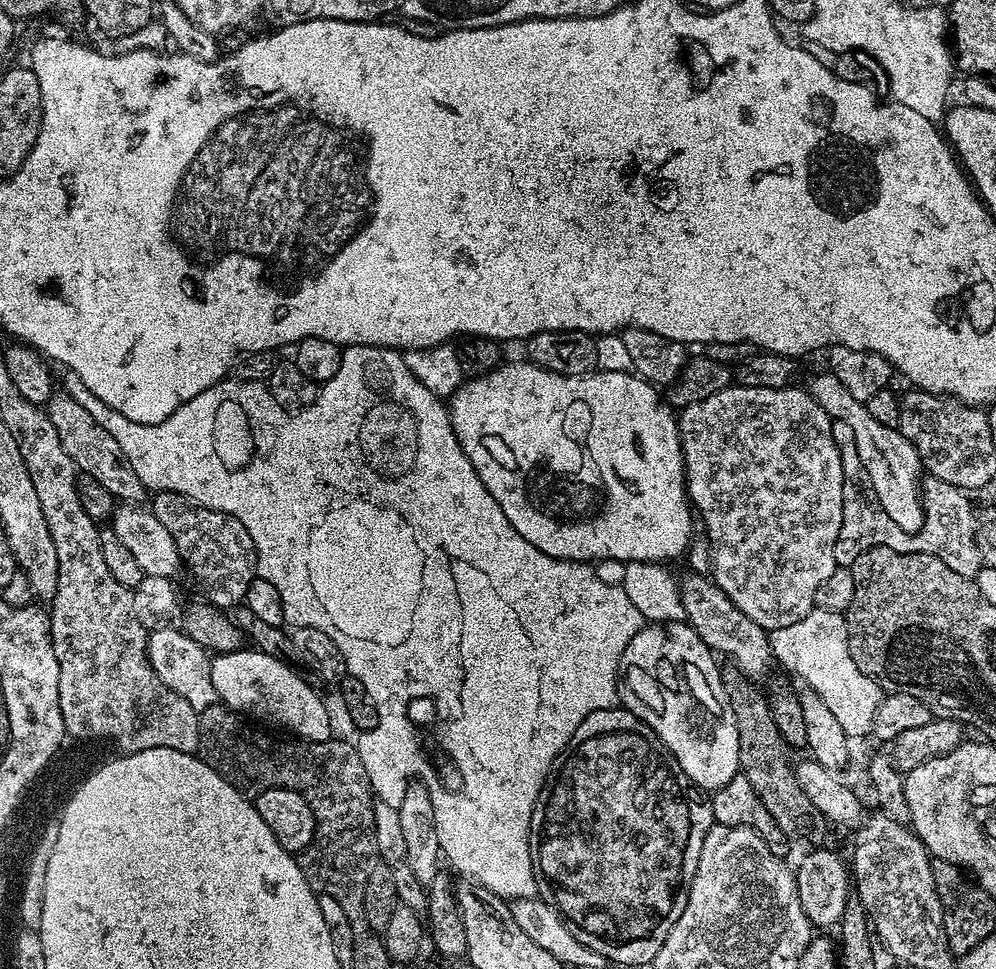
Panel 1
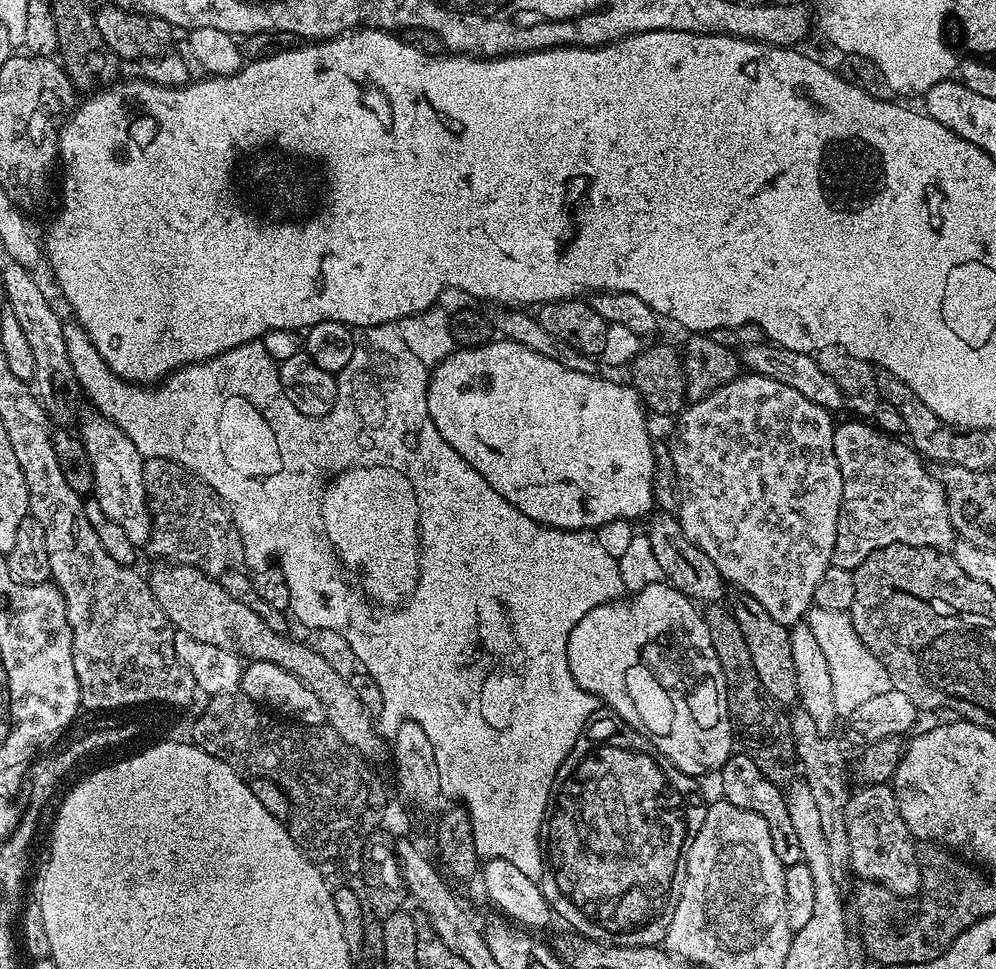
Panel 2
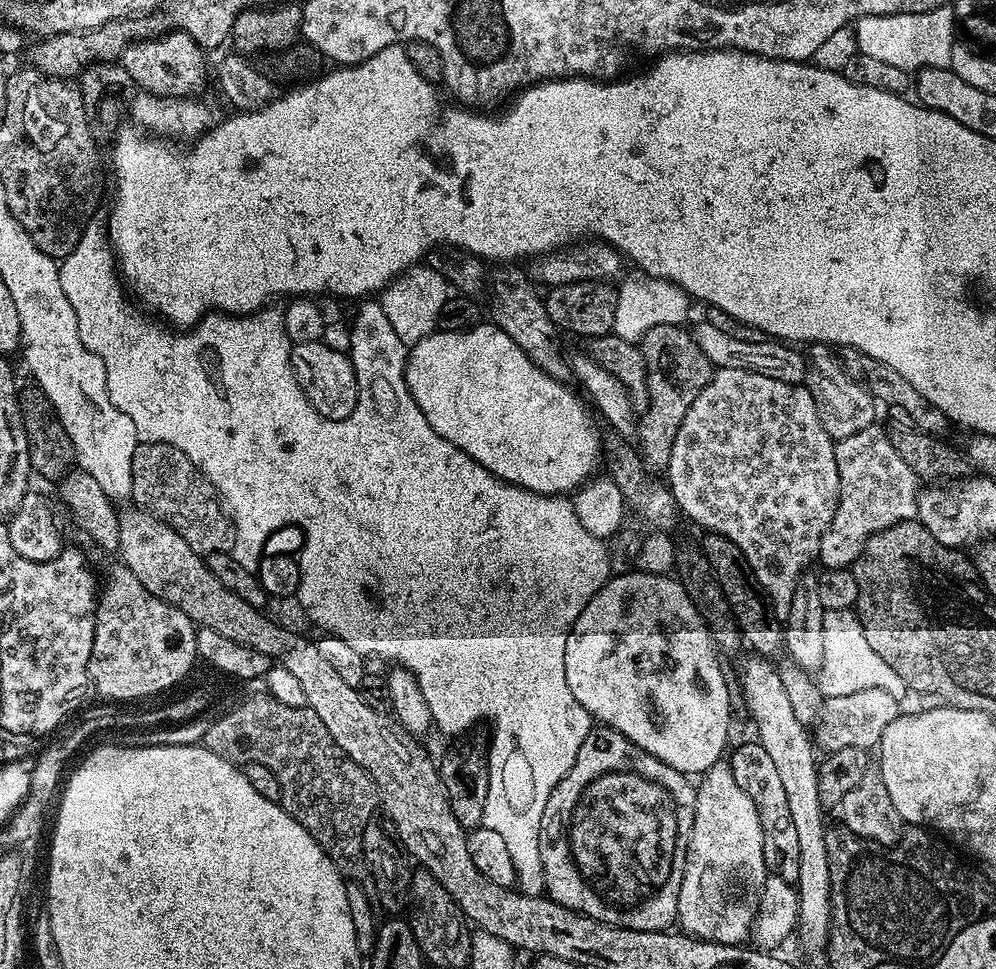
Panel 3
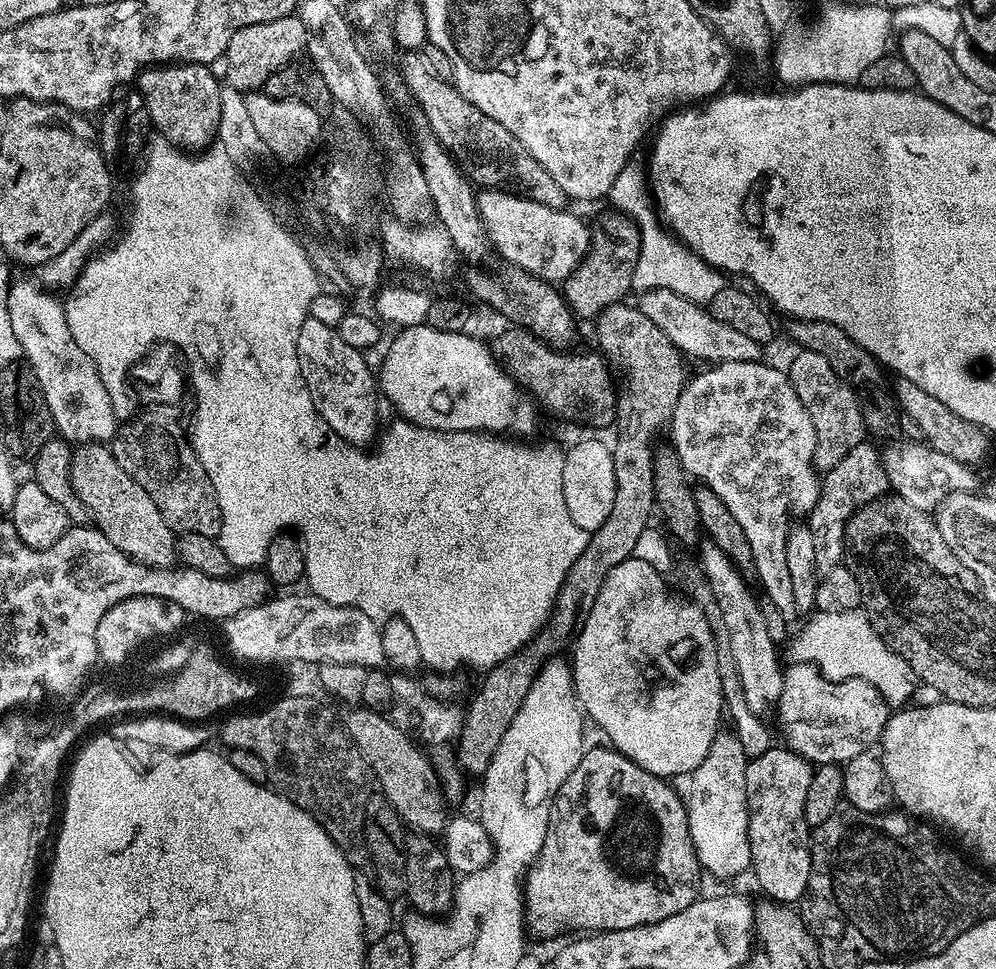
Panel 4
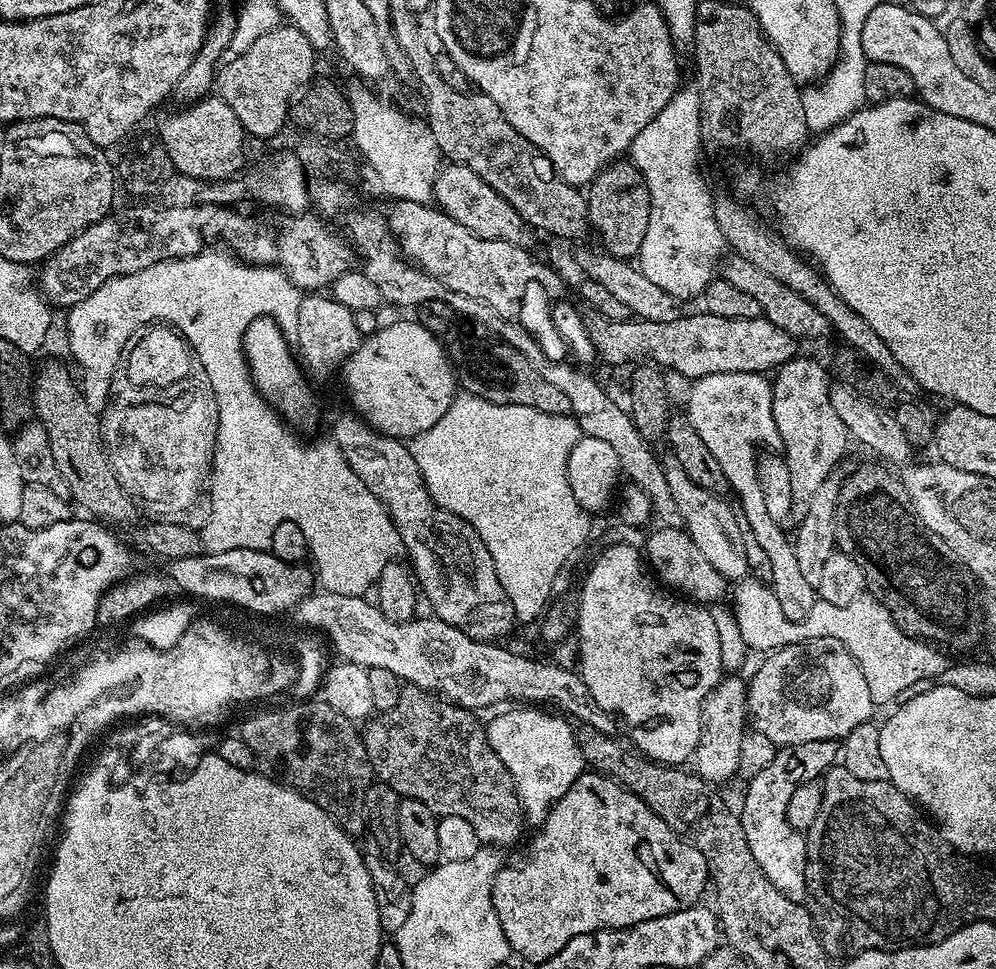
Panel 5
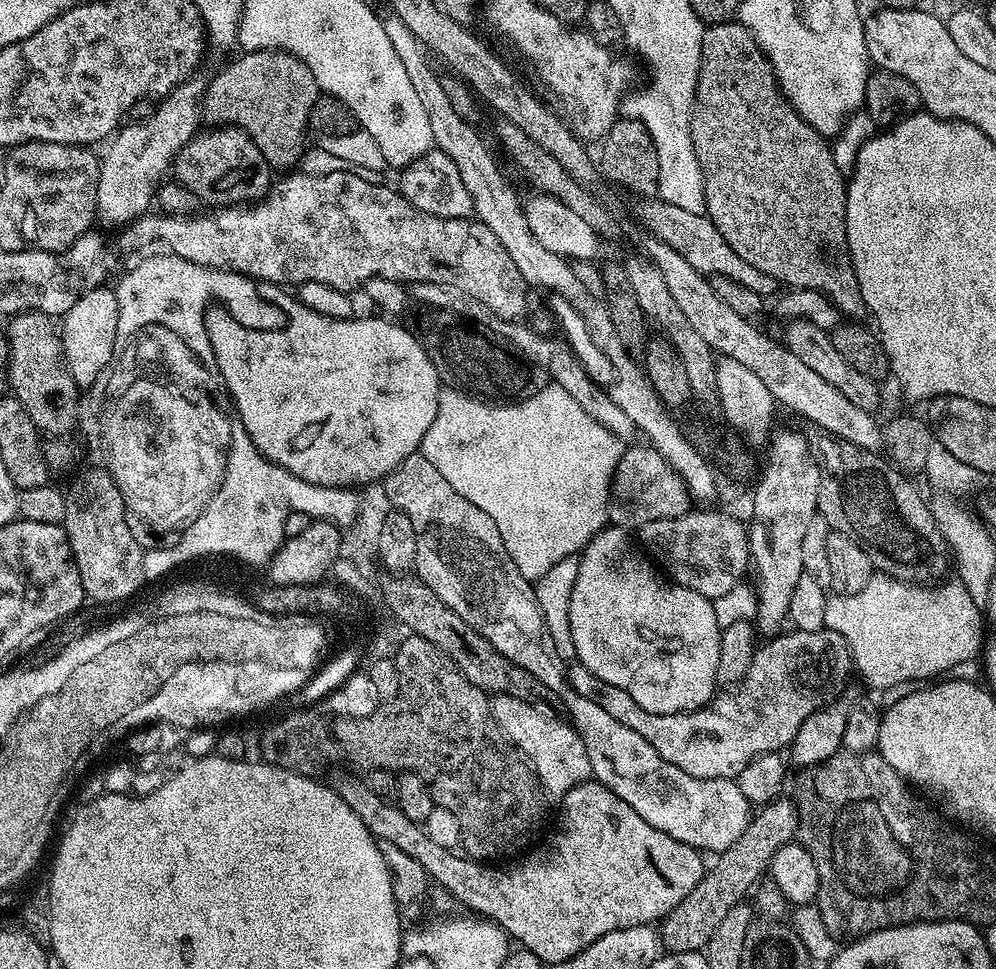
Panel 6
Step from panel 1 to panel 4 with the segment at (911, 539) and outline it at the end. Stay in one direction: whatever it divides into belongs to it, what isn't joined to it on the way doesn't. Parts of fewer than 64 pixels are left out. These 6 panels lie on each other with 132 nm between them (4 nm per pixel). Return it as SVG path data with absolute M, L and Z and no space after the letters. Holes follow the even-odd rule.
M871 442L854 446L838 466L823 473L820 481L818 502L807 513L806 523L810 534L814 534L814 566L817 573L823 574L826 570L834 570L834 566L842 563L846 556L844 535L848 520L863 504L869 504L878 496L889 491L884 458L881 449L875 448Z

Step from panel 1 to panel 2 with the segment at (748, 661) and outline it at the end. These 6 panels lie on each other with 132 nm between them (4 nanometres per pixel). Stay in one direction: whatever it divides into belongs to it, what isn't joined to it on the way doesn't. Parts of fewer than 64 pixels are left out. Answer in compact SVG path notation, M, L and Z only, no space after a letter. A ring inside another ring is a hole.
M657 511L648 522L646 535L654 550L655 560L662 568L663 579L693 602L704 606L719 605L723 601L720 599L724 596L726 582L720 576L718 566L714 566L714 562L710 562L710 558L706 558L706 554L702 554L702 550L686 538L679 519L671 512Z

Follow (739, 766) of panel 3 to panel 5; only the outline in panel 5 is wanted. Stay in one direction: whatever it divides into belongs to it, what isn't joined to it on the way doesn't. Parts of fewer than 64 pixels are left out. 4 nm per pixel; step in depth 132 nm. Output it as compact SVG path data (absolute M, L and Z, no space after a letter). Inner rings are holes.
M815 740L781 747L776 757L768 766L763 767L747 781L748 792L752 797L744 804L744 809L739 809L738 815L742 826L746 830L746 842L750 842L750 854L754 854L754 862L762 866L762 874L770 878L771 884L778 890L778 894L786 894L786 898L803 901L808 895L806 886L806 858L808 857L808 842L805 833L799 832L788 821L788 801L786 799L802 782L820 780L829 768L838 760L838 744L835 740Z

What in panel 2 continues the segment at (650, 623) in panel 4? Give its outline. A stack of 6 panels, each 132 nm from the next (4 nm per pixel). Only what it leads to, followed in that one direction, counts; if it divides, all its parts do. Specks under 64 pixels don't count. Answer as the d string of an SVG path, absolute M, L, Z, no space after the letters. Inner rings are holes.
M649 584L627 598L594 606L594 610L587 612L582 622L570 630L566 658L570 674L582 690L594 694L601 705L608 707L609 704L611 715L648 737L648 741L687 776L701 778L707 772L719 773L733 755L734 733L726 706L726 682L722 666L718 666L718 654L714 654L710 642L710 630L706 630L701 609L671 584Z

